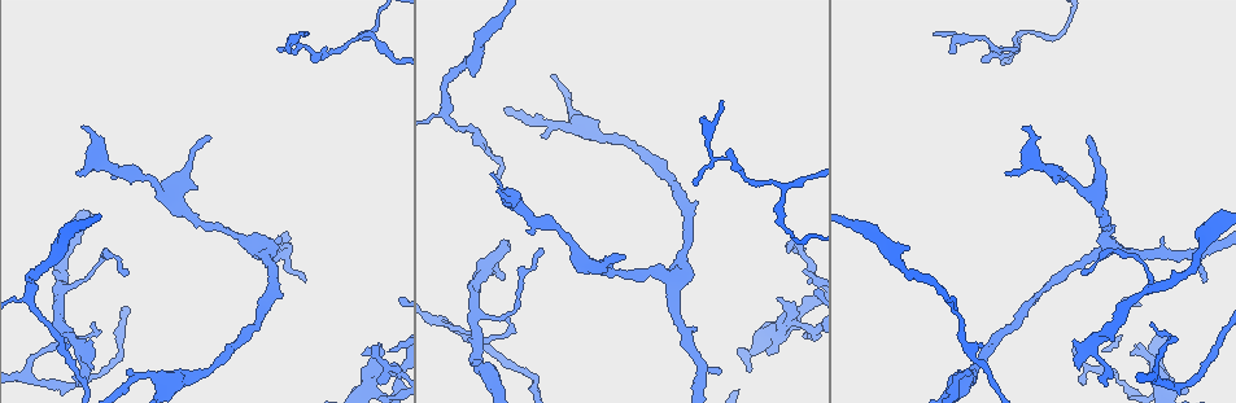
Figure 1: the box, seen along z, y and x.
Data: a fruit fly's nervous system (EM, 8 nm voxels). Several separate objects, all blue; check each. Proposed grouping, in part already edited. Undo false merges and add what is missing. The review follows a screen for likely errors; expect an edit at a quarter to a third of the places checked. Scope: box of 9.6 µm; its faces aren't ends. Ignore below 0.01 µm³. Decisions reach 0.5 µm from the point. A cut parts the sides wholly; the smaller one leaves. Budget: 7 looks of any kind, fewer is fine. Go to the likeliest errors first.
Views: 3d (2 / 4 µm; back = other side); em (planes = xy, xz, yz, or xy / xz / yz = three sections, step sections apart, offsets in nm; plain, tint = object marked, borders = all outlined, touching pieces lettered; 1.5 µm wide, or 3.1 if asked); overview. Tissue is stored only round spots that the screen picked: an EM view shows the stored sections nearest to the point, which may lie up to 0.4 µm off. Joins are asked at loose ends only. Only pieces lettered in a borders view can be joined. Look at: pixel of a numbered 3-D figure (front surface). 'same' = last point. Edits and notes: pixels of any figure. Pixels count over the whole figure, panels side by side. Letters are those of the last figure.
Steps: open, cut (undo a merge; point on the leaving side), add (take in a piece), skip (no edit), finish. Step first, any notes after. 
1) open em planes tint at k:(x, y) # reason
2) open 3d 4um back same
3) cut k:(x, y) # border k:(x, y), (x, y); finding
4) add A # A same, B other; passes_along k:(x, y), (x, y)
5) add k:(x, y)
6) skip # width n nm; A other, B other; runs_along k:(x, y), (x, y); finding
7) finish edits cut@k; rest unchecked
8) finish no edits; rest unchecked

open 3d 4um at 1:(92, 366) # an open end

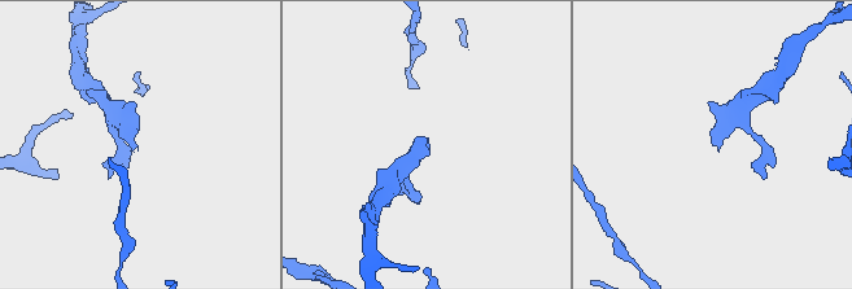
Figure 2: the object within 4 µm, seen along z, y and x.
open em xz step 8 borders at 2:(427, 147) # need the tissue

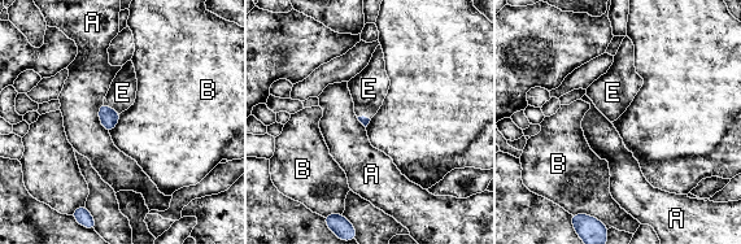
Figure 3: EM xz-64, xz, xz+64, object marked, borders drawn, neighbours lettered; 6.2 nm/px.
add E # longest_contact A 200 nm; A other, B other, E same; it goes on there

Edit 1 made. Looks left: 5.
open em yz step 4 tint at 1:(26, 294)

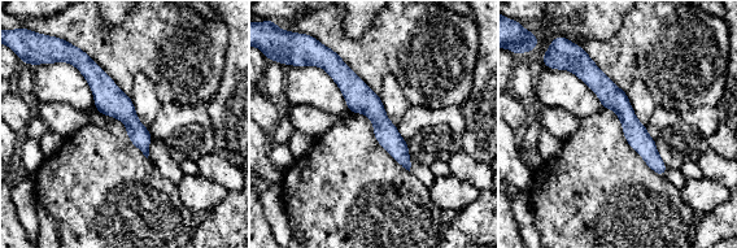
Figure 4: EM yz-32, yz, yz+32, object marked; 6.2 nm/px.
open em planes borders same # cut it another way

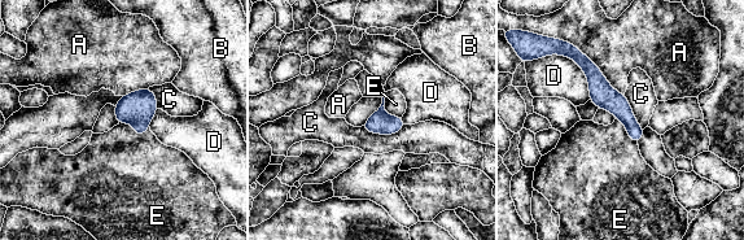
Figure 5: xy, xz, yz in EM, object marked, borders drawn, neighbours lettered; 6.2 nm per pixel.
skip # A other, B other, C other, D other, E other; runs_along 5:(570, 51), (626, 116), (637, 138); all the same neuron

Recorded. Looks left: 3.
open em xz step 8 tint at 1:(1153, 378)

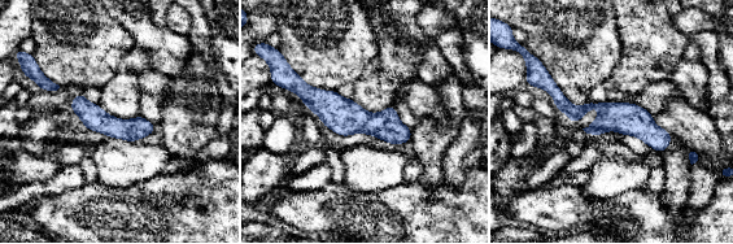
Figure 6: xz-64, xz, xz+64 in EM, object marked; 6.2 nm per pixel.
open em xy step 4 borders same # cut it another way

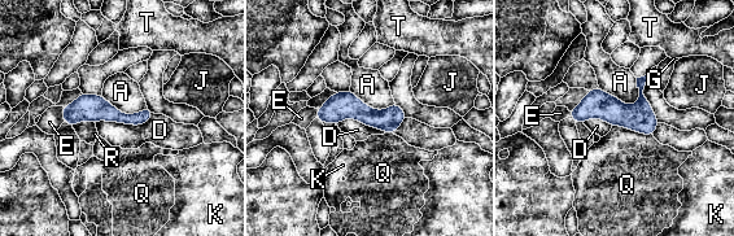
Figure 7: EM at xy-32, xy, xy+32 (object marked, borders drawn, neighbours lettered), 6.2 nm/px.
skip # width 140 nm; longest_contact D 380 nm; A other, D other, E other, G other, J other, K other, Q other, R other, T other; all the same neuron

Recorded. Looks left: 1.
finish edits add@3; rest unchecked

